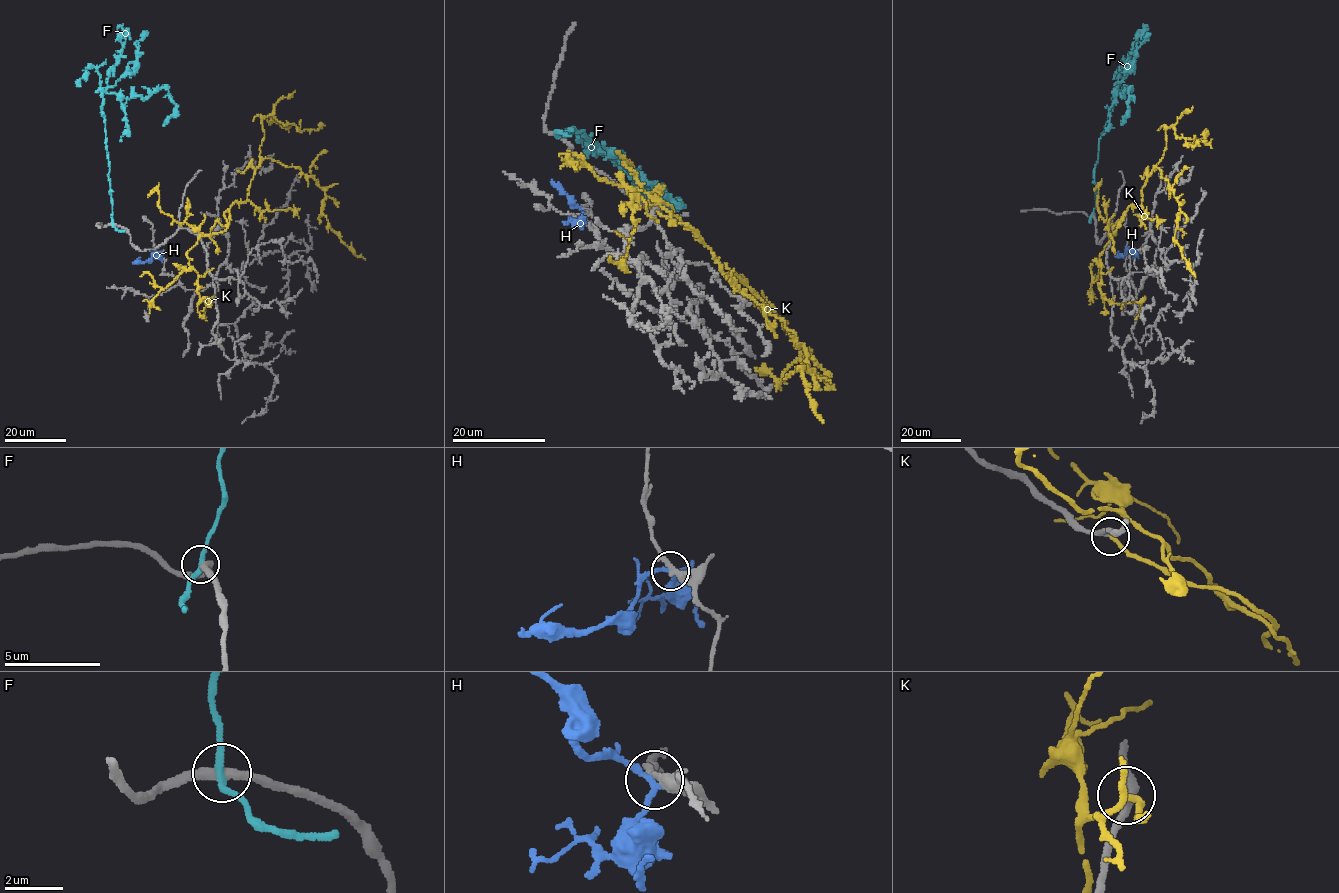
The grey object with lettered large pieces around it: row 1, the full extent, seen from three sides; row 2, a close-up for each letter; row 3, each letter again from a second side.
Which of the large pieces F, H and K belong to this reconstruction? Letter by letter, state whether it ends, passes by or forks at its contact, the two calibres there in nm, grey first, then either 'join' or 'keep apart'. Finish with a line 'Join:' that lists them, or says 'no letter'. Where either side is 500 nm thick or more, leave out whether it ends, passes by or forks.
F: it passes by; 360 nm thick on the grey side, 240 nm on the other; keep apart
H: it passes by; 280 nm thick on the grey side, 180 nm on the other; keep apart
K: it passes by; 220 nm thick on the grey side, 140 nm on the other; join
Join: K

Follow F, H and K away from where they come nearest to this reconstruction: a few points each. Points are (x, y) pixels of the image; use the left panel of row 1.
F: (112, 224), (104, 92), (146, 98), (165, 86), (175, 112), (164, 124), (164, 120)
H: (157, 252), (149, 259), (132, 262)
K: (199, 233), (227, 228), (231, 206), (247, 199), (267, 158), (314, 178), (329, 227), (366, 259)

